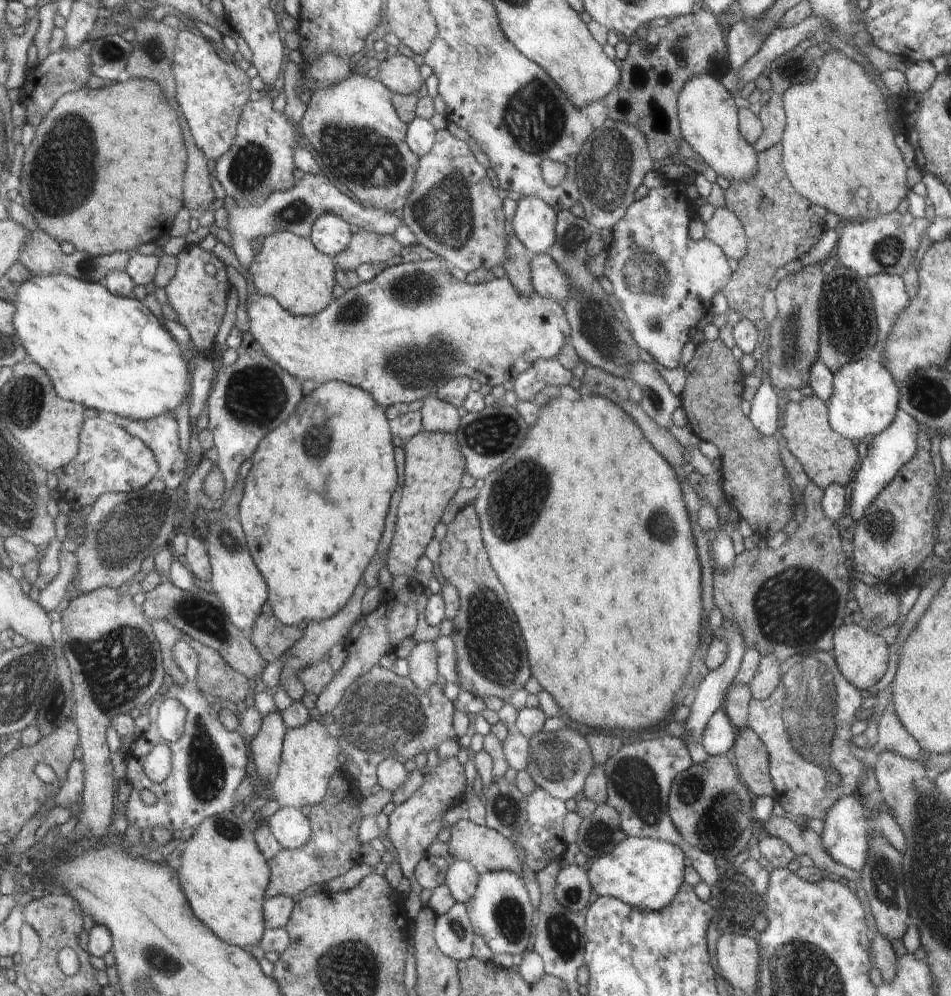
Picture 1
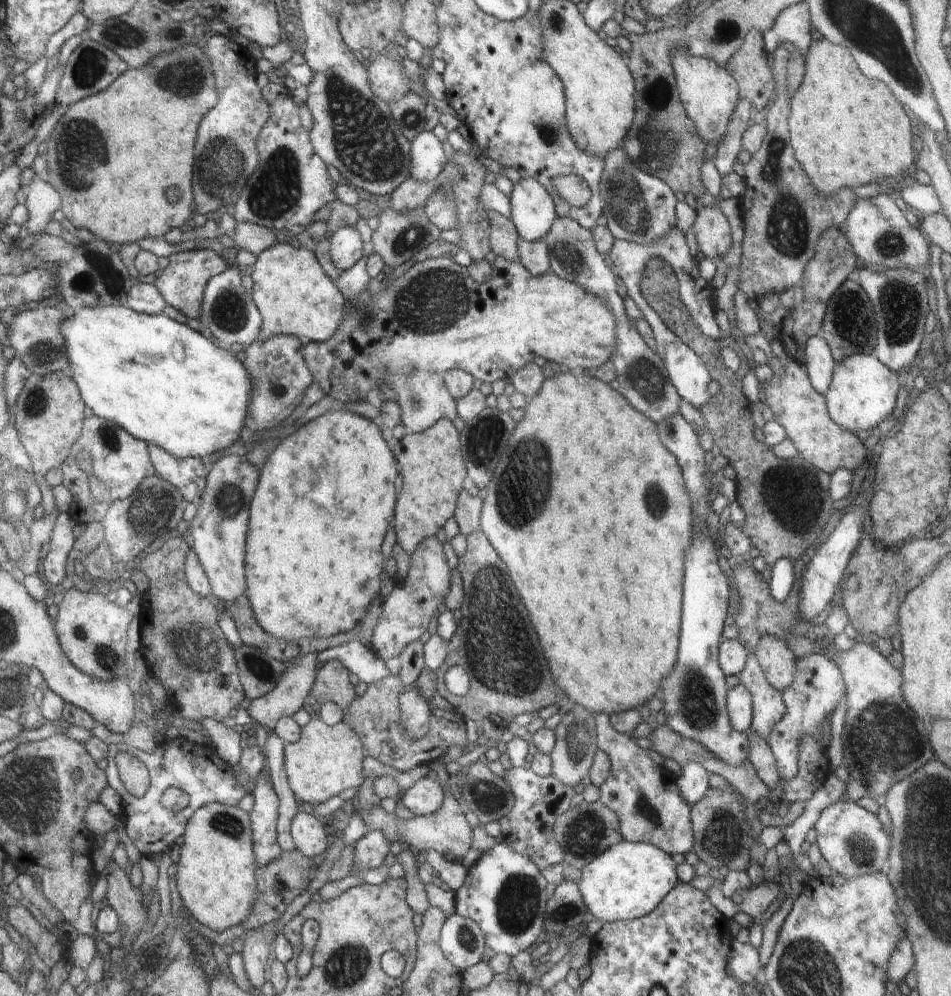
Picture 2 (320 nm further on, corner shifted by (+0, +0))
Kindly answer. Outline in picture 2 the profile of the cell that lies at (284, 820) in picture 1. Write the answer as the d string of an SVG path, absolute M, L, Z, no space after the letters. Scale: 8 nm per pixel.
M298 811L291 822L291 835L296 848L308 858L324 856L328 850L327 831L328 828L311 813Z

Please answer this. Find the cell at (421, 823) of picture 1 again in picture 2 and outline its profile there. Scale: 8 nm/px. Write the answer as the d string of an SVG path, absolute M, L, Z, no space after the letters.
M368 830L353 844L353 868L369 871L378 868L389 852L388 839L382 831Z

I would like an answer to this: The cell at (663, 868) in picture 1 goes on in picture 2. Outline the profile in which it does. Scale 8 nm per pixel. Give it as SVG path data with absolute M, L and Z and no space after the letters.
M620 841L614 844L581 868L581 877L577 882L580 888L582 898L586 906L589 906L590 912L598 920L605 922L629 921L653 912L662 900L681 882L678 878L678 858L674 854L666 854L666 851L650 843L631 843Z

